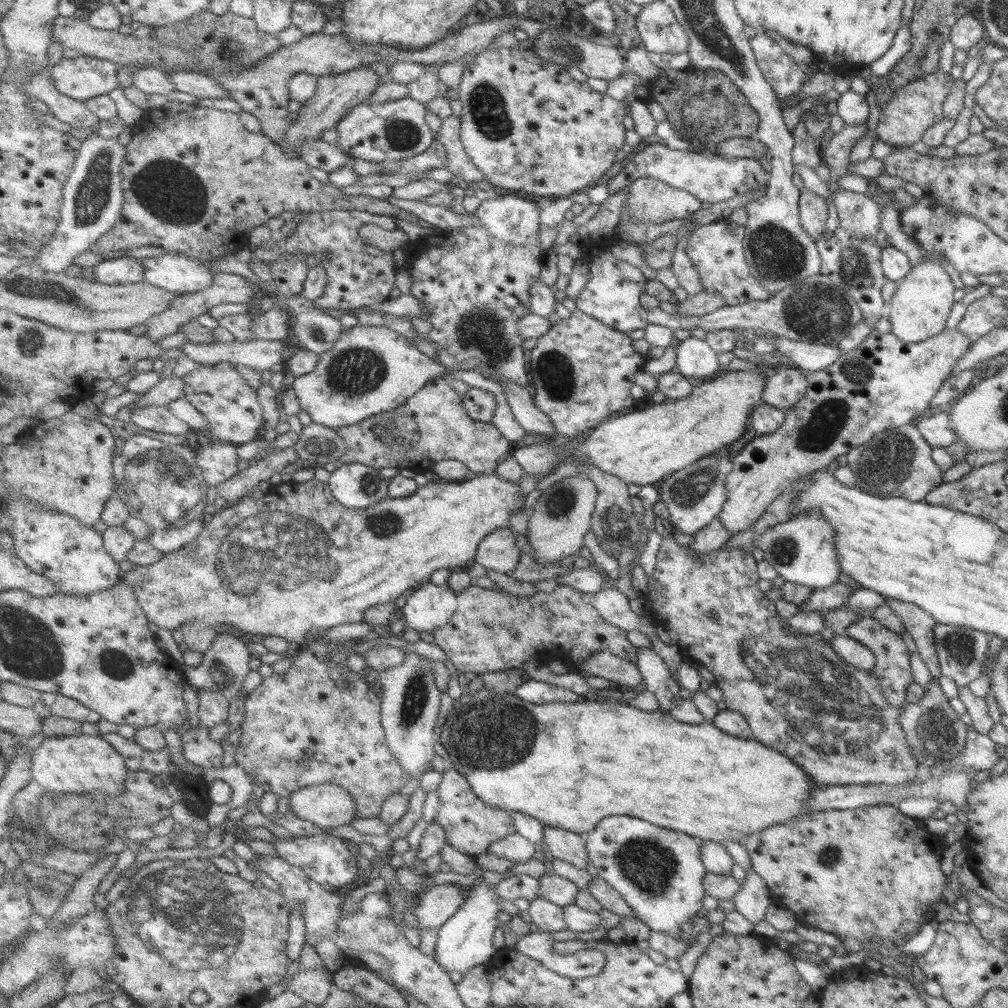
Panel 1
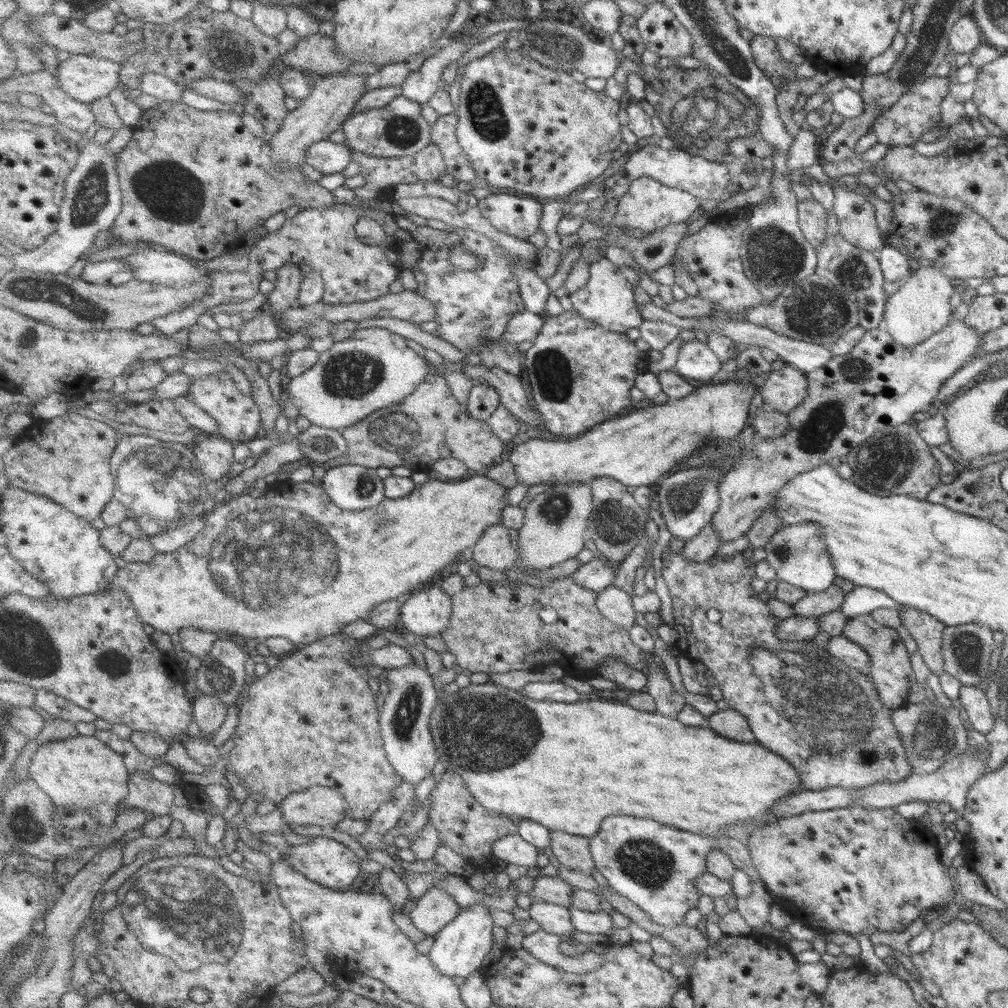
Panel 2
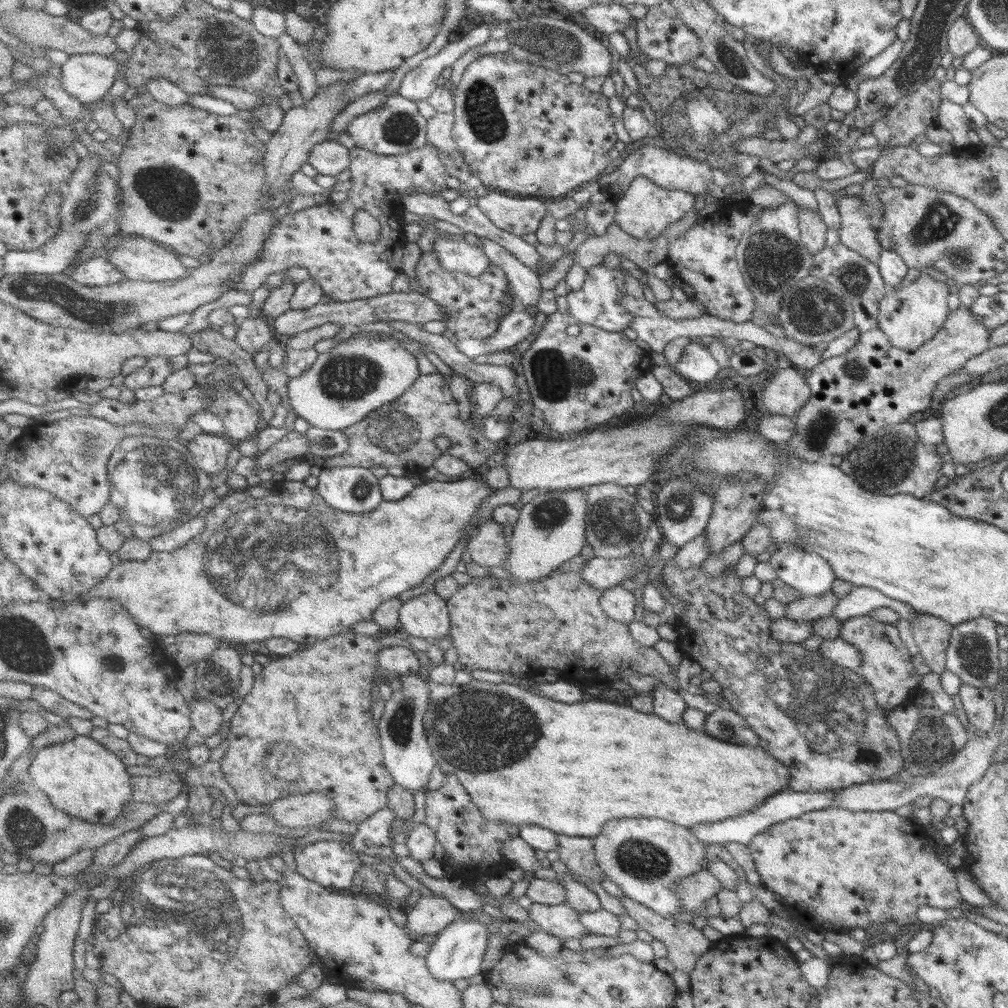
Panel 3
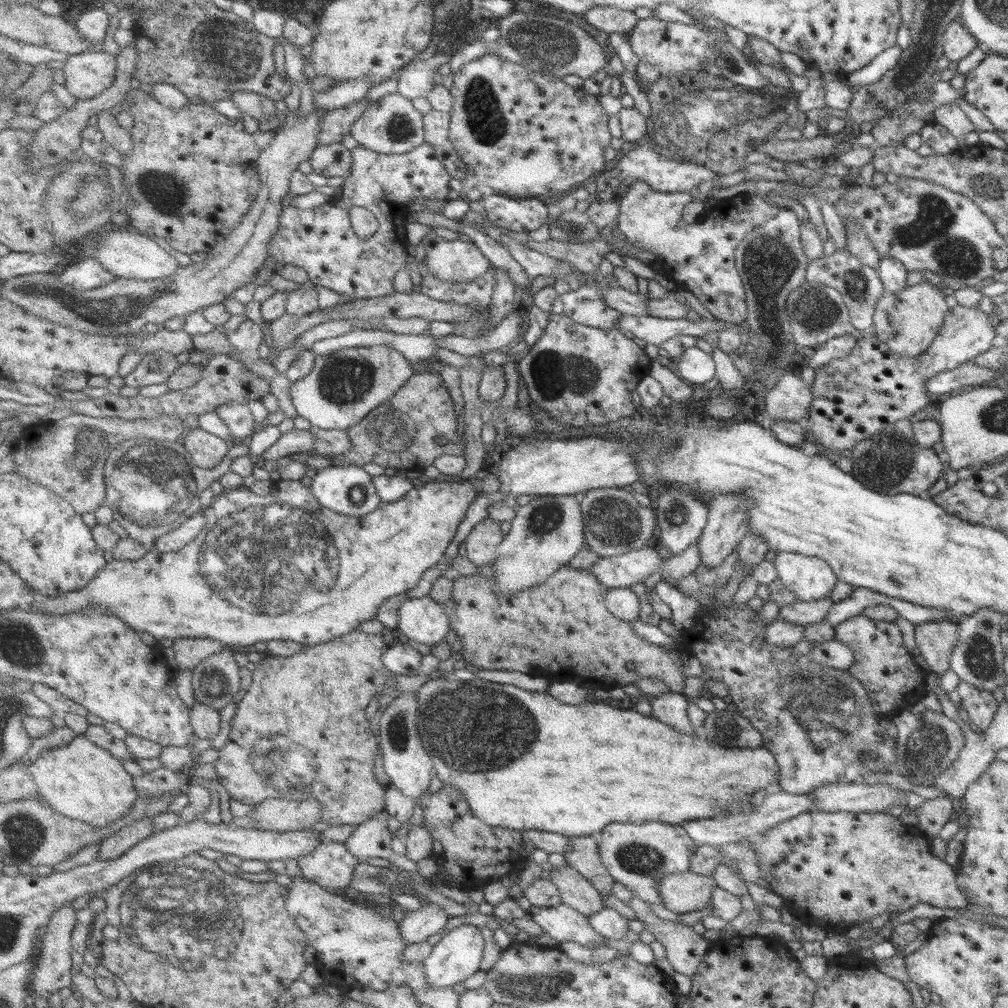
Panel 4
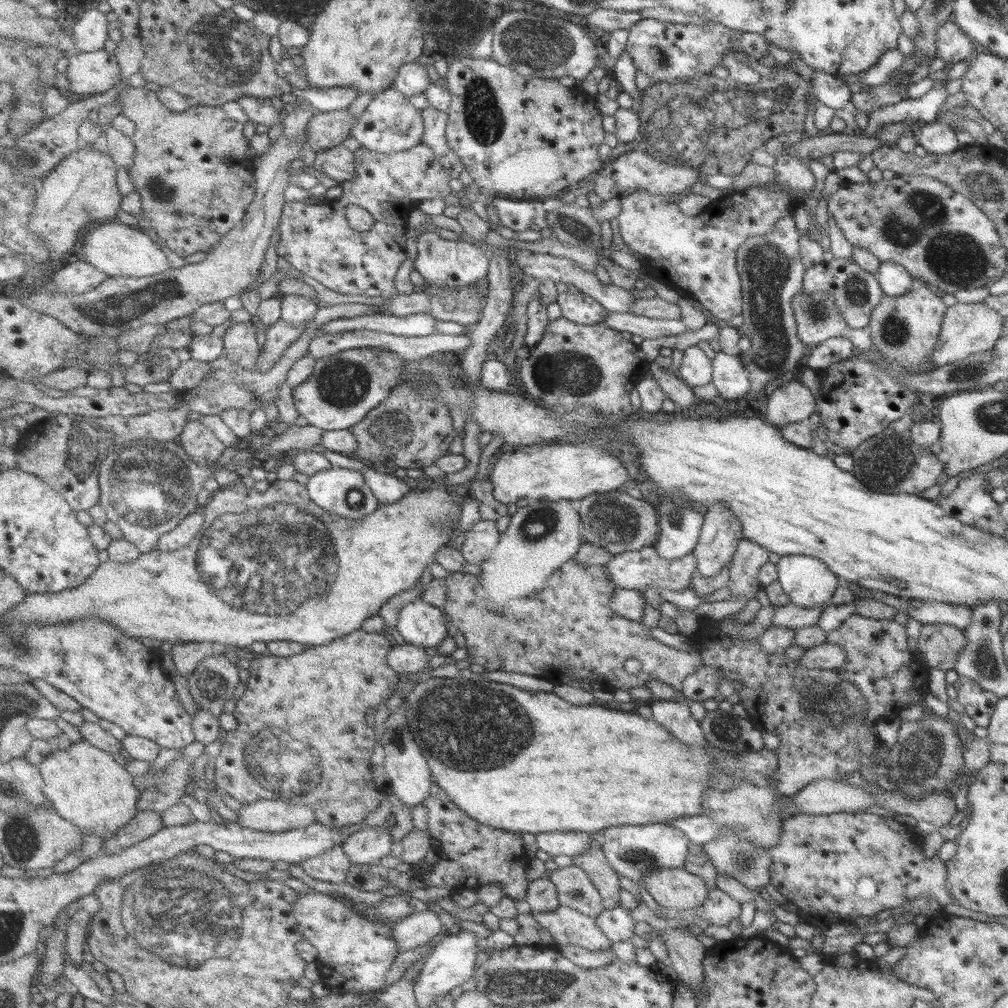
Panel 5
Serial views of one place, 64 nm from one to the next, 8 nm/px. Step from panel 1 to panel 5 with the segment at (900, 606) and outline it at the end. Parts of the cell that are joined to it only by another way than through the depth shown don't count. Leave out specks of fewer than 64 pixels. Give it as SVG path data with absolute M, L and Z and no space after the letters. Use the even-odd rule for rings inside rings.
M948 624L923 625L918 638L918 649L924 655L924 663L928 669L944 672L953 670L956 658L962 650L966 650L968 639L964 631Z

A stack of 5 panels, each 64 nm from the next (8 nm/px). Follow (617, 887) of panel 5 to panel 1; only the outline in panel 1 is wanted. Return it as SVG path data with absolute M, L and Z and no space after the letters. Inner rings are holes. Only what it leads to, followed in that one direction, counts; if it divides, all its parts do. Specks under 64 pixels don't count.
M545 825L545 842L556 858L578 869L590 866L591 854L587 847L587 838L571 830Z

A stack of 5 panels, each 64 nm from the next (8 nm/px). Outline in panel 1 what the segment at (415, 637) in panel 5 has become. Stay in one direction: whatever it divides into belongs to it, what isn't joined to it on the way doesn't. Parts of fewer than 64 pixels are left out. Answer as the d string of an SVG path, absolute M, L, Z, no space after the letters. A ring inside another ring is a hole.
M431 581L413 590L408 598L401 616L408 628L418 632L434 634L438 628L446 628L459 611L459 594Z

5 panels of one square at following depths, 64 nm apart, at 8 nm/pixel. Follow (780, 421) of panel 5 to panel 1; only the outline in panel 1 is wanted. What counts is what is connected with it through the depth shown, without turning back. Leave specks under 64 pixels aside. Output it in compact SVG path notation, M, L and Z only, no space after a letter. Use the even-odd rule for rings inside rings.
M777 368L765 380L763 403L786 411L805 396L807 386L805 372L800 368Z

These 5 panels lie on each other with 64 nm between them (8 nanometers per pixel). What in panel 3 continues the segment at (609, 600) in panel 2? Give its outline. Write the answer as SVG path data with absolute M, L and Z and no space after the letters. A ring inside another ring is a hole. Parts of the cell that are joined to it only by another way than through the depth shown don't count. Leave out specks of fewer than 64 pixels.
M622 585L606 589L605 596L602 598L602 607L606 613L610 614L614 620L627 623L636 621L636 610L640 601L634 592L626 590Z

